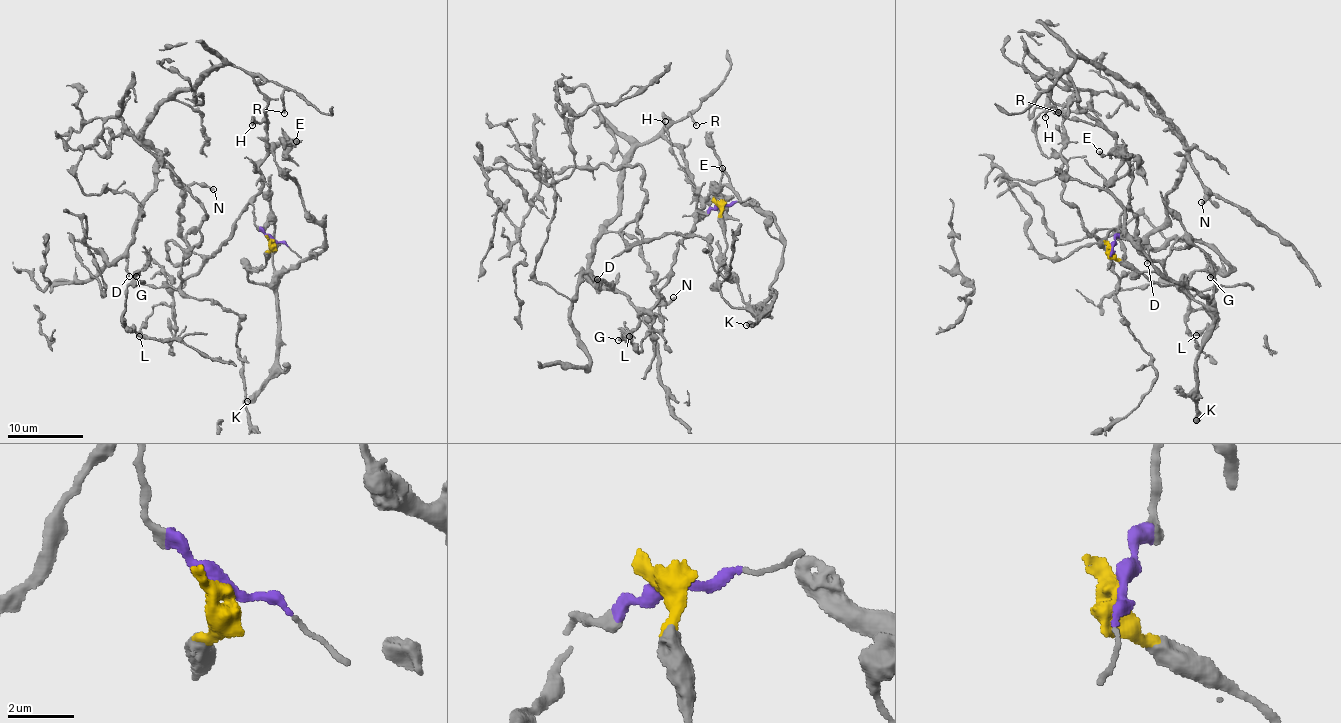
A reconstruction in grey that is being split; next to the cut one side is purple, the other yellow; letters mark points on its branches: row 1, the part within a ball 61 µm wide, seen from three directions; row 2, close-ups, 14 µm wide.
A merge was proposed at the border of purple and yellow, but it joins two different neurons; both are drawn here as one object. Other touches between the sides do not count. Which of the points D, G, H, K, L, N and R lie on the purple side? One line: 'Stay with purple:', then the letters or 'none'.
Stay with purple: D, G, H, L, N, R

